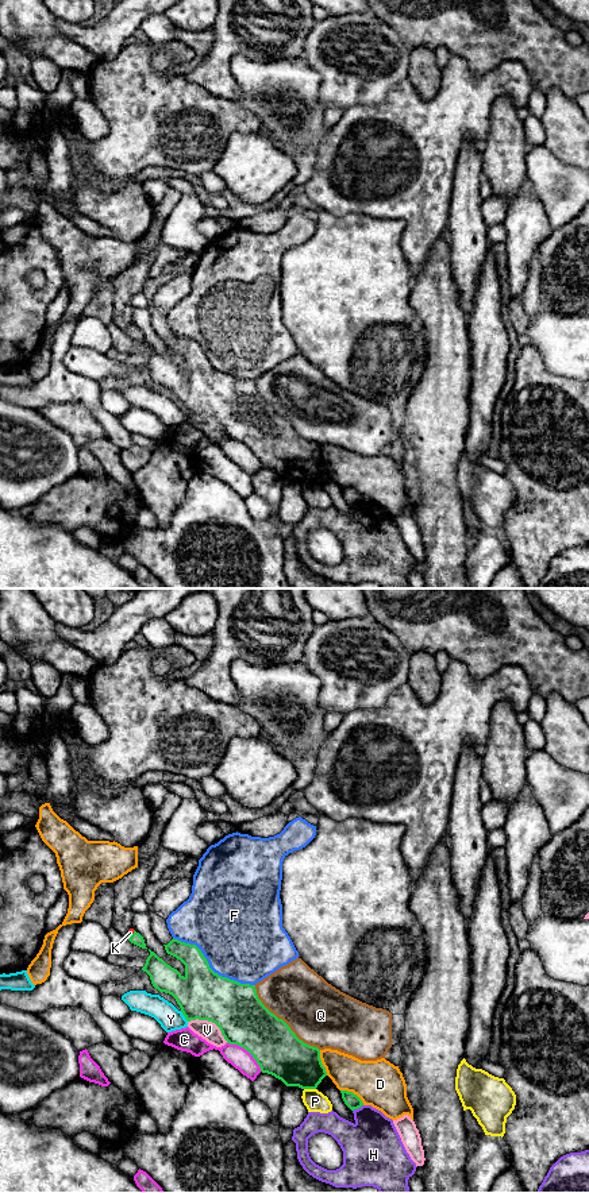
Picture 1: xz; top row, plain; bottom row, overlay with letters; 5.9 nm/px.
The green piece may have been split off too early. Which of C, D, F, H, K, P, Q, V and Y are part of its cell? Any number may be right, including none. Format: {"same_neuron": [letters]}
{"same_neuron": ["K"]}

